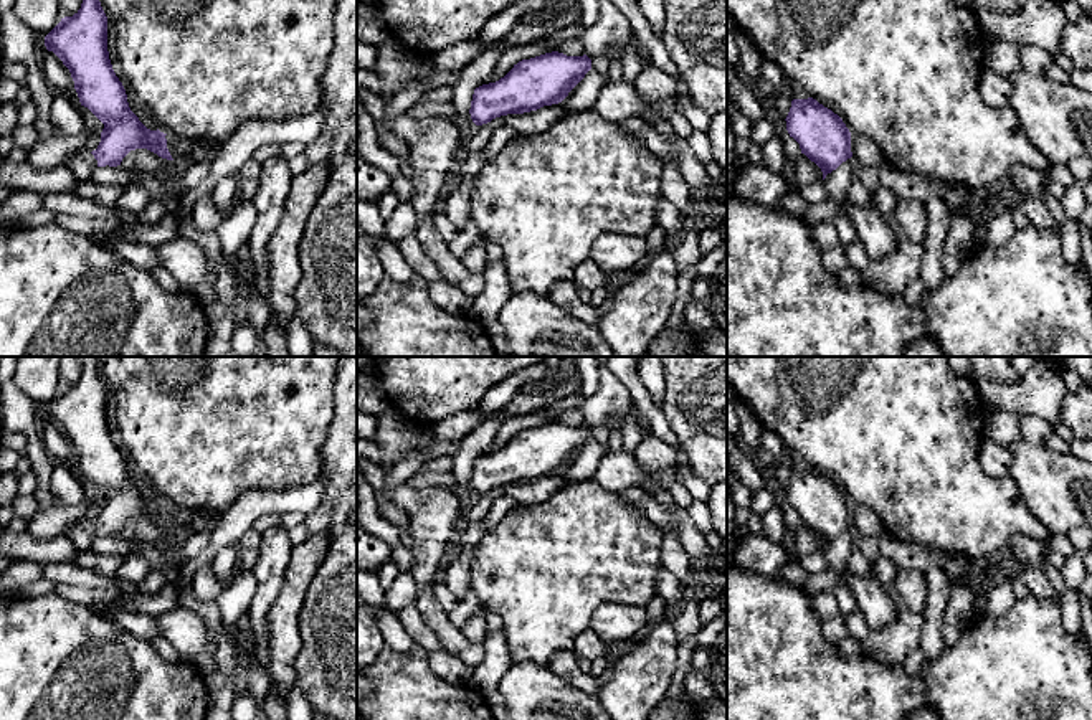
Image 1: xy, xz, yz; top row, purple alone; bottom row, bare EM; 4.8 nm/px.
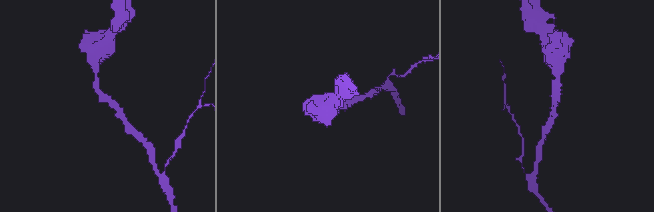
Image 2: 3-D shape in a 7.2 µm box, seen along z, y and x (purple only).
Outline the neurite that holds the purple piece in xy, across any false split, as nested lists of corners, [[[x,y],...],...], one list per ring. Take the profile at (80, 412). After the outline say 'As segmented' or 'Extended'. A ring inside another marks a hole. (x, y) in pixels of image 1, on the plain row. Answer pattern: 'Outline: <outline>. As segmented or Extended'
Outline: [[[76,357],[83,367],[81,378],[64,386],[46,405],[36,405],[40,416],[53,421],[69,439],[81,476],[102,494],[96,520],[71,523],[63,533],[79,553],[93,550],[96,537],[117,537],[135,519],[147,519],[173,530],[164,502],[147,499],[131,481],[127,464],[116,446],[107,421],[107,386],[101,377],[102,357]]]. Extended

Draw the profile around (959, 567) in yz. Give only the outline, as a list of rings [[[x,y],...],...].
[[[966,557],[952,558],[942,568],[952,578],[965,578],[968,575],[971,560]]]

